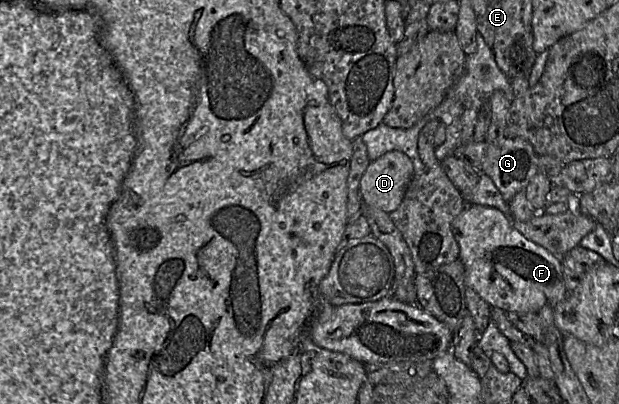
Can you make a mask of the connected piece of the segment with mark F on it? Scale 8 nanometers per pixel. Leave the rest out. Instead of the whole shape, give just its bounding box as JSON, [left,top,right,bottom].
[451,204,568,313]

